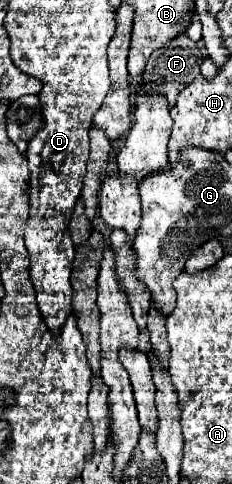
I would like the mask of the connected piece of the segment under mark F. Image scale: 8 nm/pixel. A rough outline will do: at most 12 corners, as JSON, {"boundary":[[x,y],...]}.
{"boundary":[[182,33],[146,63],[142,85],[174,105],[200,75],[202,53]]}

